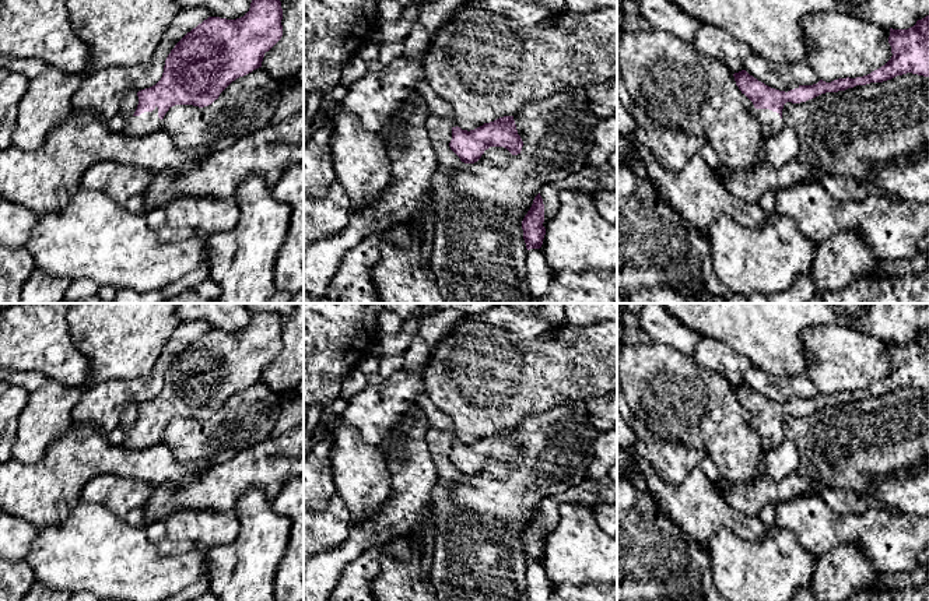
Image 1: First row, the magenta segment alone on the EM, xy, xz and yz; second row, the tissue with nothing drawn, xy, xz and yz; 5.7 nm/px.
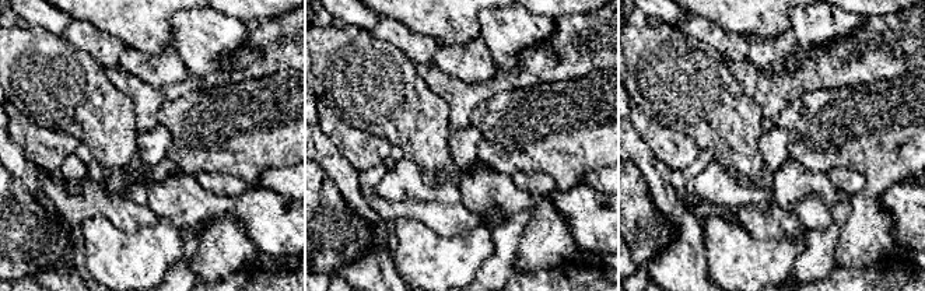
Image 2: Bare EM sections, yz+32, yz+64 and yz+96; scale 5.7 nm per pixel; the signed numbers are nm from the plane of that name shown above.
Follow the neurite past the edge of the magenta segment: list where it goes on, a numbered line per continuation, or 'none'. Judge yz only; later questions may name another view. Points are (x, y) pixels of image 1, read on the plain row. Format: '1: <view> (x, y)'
1: yz (770, 435)

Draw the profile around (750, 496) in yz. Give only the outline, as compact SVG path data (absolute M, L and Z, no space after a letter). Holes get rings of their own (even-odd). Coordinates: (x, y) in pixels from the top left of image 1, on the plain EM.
M761 472L756 478L725 486L725 500L736 510L746 513L750 517L758 517L760 512L767 505L778 505L792 500L802 495L817 493L823 496L827 488L817 486L814 481L800 477L793 472L781 481L775 481Z

